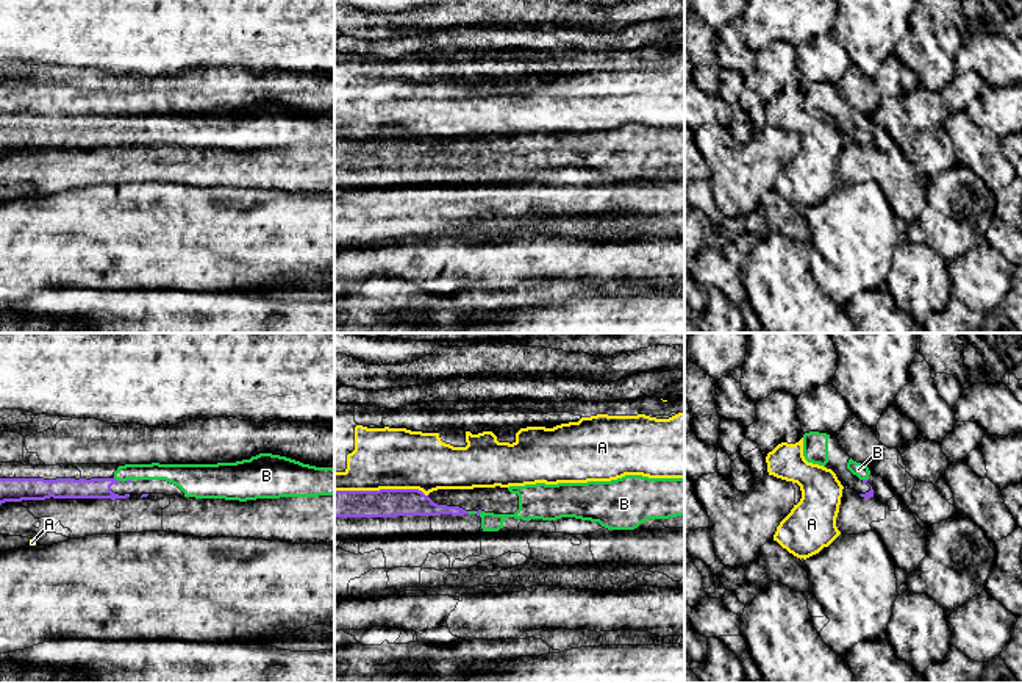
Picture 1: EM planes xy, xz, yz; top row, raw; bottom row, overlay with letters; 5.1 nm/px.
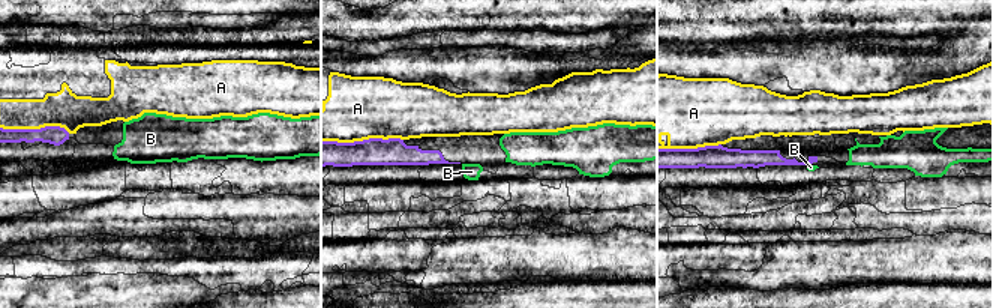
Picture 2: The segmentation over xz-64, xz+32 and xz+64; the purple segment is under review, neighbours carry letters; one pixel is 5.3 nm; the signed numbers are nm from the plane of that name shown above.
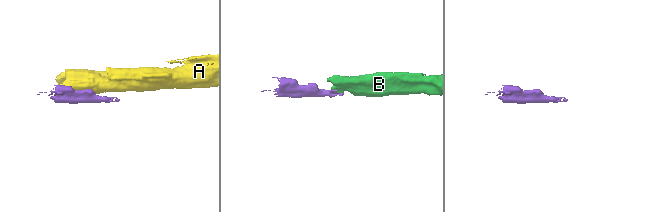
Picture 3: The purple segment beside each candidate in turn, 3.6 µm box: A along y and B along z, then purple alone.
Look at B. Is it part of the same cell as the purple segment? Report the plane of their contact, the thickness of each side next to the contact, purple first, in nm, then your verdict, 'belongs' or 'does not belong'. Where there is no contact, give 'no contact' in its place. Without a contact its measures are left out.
contact in xy; calibres 110 and 90 nm; belongs

